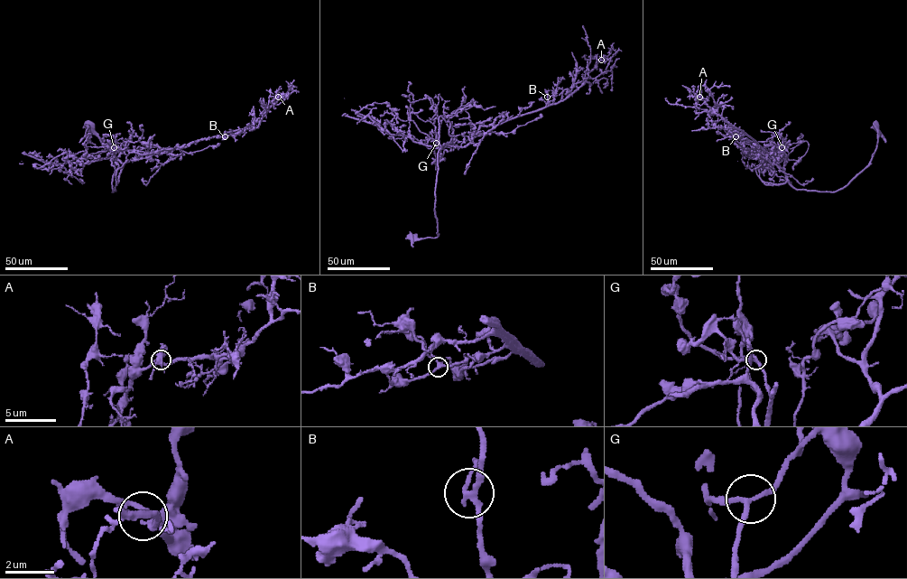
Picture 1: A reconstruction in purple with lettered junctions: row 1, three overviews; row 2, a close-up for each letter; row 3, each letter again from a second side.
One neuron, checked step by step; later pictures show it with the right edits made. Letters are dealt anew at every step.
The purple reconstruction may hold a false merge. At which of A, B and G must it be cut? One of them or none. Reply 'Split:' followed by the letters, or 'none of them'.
Split: none of them

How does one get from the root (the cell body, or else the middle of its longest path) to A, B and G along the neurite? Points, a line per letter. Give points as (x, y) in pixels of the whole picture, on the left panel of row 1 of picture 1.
A: (89, 127), (115, 150), (112, 191), (124, 165), (152, 145), (180, 147), (243, 129), (256, 123), (278, 97)
B: (89, 127), (115, 150), (112, 191), (124, 165), (152, 145), (180, 147), (225, 136)
G: (89, 127), (104, 144), (111, 145), (115, 150), (112, 191), (123, 166), (115, 158), (114, 147)

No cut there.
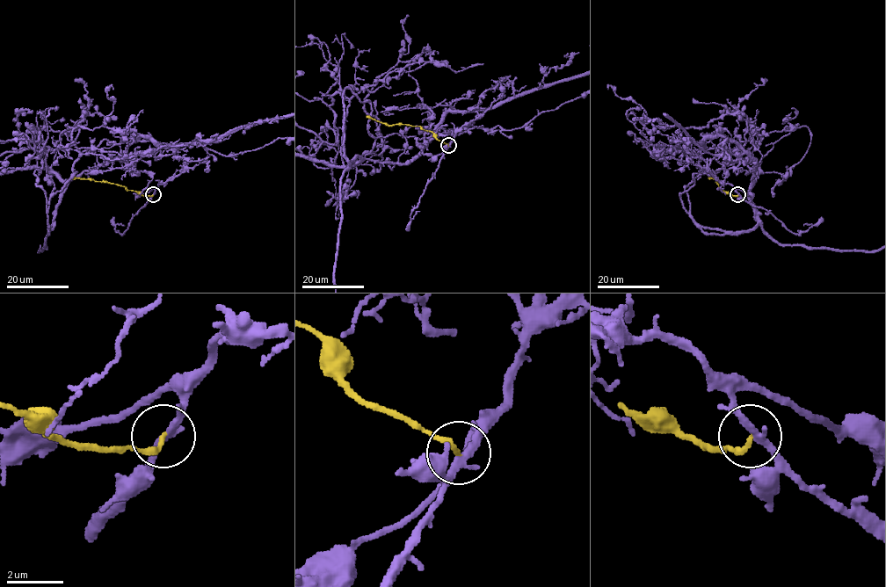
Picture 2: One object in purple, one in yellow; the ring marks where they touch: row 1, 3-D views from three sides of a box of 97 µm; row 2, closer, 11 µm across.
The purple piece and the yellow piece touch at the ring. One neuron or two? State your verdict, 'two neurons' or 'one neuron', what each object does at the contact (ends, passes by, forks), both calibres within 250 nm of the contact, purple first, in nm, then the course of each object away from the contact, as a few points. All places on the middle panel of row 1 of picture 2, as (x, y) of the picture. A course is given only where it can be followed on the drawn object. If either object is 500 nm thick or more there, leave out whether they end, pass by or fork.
two neurons | purple passes by | yellow ends | 240/180 nm | purple via (448, 146), (479, 117), (409, 162), (350, 163), (334, 272) | yellow via (448, 145), (419, 126), (386, 125), (366, 116)

